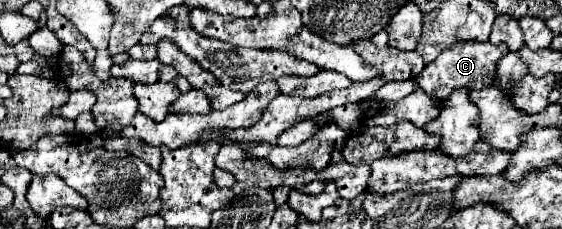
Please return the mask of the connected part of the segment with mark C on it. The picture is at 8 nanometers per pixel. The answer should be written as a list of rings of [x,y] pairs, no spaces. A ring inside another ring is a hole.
[[[458,41],[456,45],[444,49],[436,61],[428,63],[424,67],[424,71],[420,73],[420,77],[416,77],[418,85],[436,99],[444,99],[448,97],[448,93],[452,93],[452,89],[458,87],[468,87],[468,89],[482,89],[492,85],[492,79],[496,75],[498,69],[498,61],[500,57],[508,53],[508,45],[494,45],[490,41]]]

